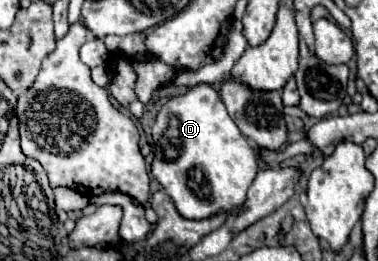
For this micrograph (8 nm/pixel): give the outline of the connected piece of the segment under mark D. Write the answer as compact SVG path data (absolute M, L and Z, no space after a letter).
M196 84L184 94L170 96L152 126L152 140L152 174L184 218L202 220L218 210L240 212L246 190L258 172L258 158L226 112L218 90L210 84Z

